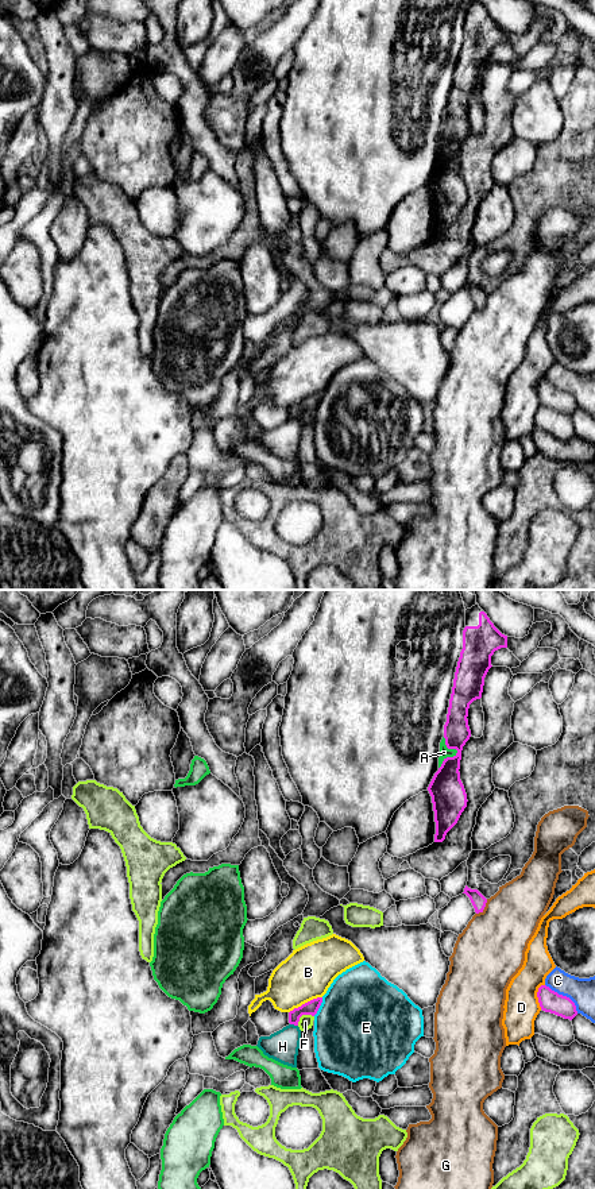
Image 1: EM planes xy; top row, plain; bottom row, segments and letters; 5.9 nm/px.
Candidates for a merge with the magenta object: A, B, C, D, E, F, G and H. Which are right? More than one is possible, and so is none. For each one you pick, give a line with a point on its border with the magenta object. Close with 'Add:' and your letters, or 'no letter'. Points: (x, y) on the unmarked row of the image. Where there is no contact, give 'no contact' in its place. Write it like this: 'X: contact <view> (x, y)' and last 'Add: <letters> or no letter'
Add: no letter

